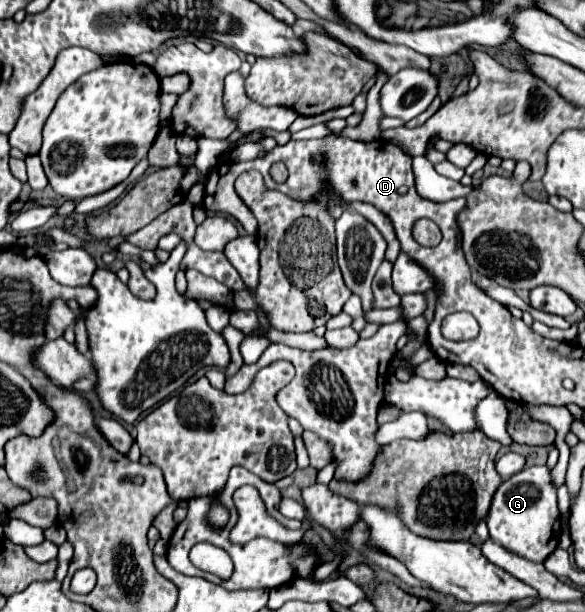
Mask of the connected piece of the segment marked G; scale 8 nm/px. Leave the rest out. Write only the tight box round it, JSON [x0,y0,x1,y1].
[487,464,561,564]

